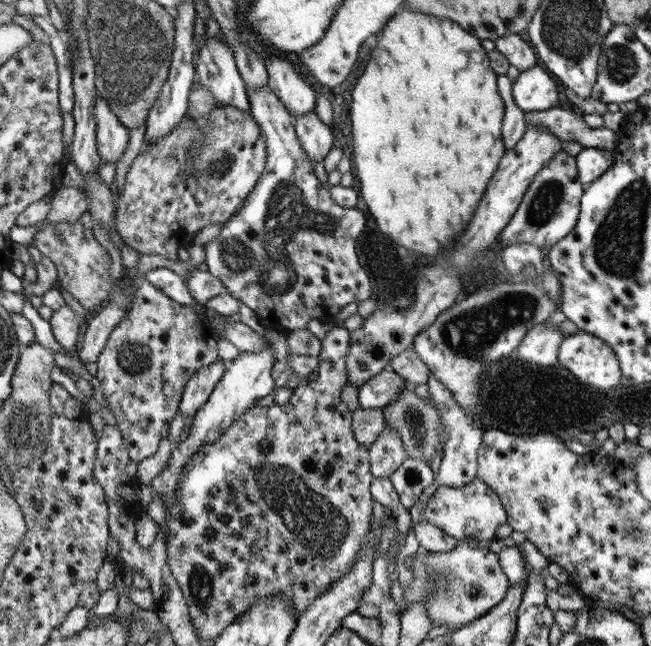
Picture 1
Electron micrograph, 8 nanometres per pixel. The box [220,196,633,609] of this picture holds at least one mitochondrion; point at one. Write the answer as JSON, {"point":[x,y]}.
{"point":[322,528]}

